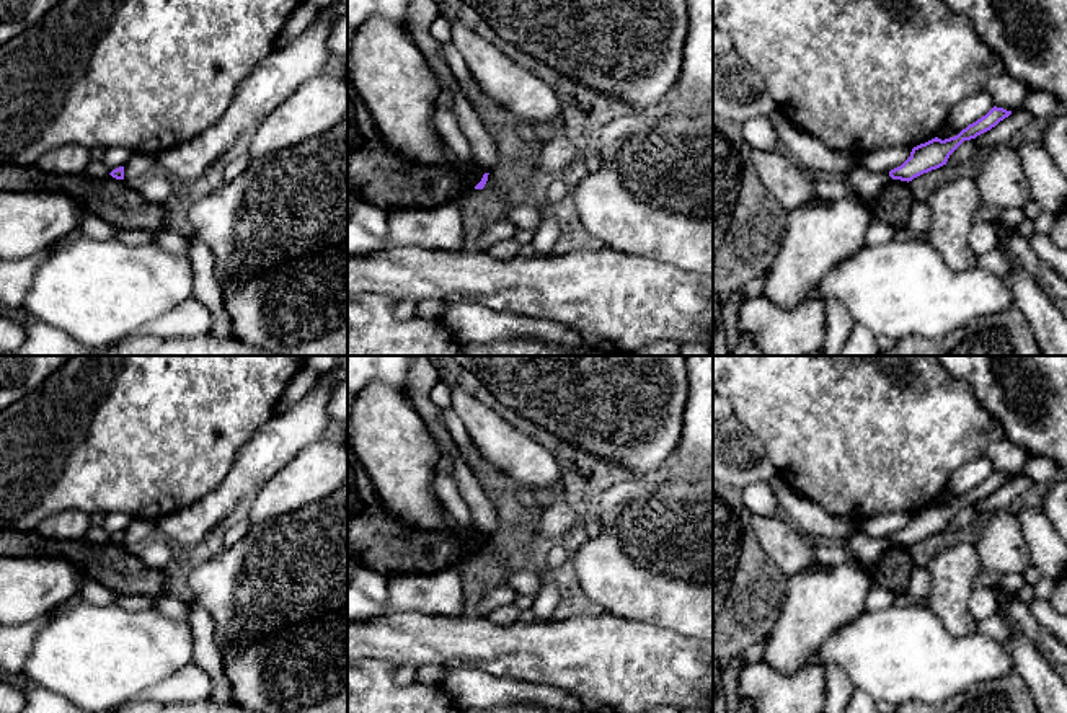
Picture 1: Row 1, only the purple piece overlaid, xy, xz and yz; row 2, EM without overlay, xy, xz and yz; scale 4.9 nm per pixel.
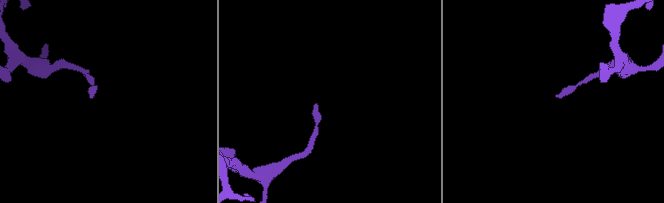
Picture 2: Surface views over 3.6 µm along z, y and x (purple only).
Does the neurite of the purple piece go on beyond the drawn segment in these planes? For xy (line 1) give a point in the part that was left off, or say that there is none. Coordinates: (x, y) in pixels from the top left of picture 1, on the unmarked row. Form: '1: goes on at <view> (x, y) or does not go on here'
1: does not go on here

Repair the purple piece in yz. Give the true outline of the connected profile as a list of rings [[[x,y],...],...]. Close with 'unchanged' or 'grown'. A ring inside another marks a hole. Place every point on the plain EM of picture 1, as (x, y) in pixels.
[[[994,472],[985,481],[963,494],[950,504],[932,504],[912,514],[910,522],[897,534],[889,537],[892,545],[912,547],[914,543],[946,530],[950,520],[964,507],[990,496],[1012,476]]]; unchanged

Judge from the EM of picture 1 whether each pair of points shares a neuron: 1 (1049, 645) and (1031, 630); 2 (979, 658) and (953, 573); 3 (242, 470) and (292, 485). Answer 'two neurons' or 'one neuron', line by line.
1: one neuron
2: two neurons
3: two neurons

